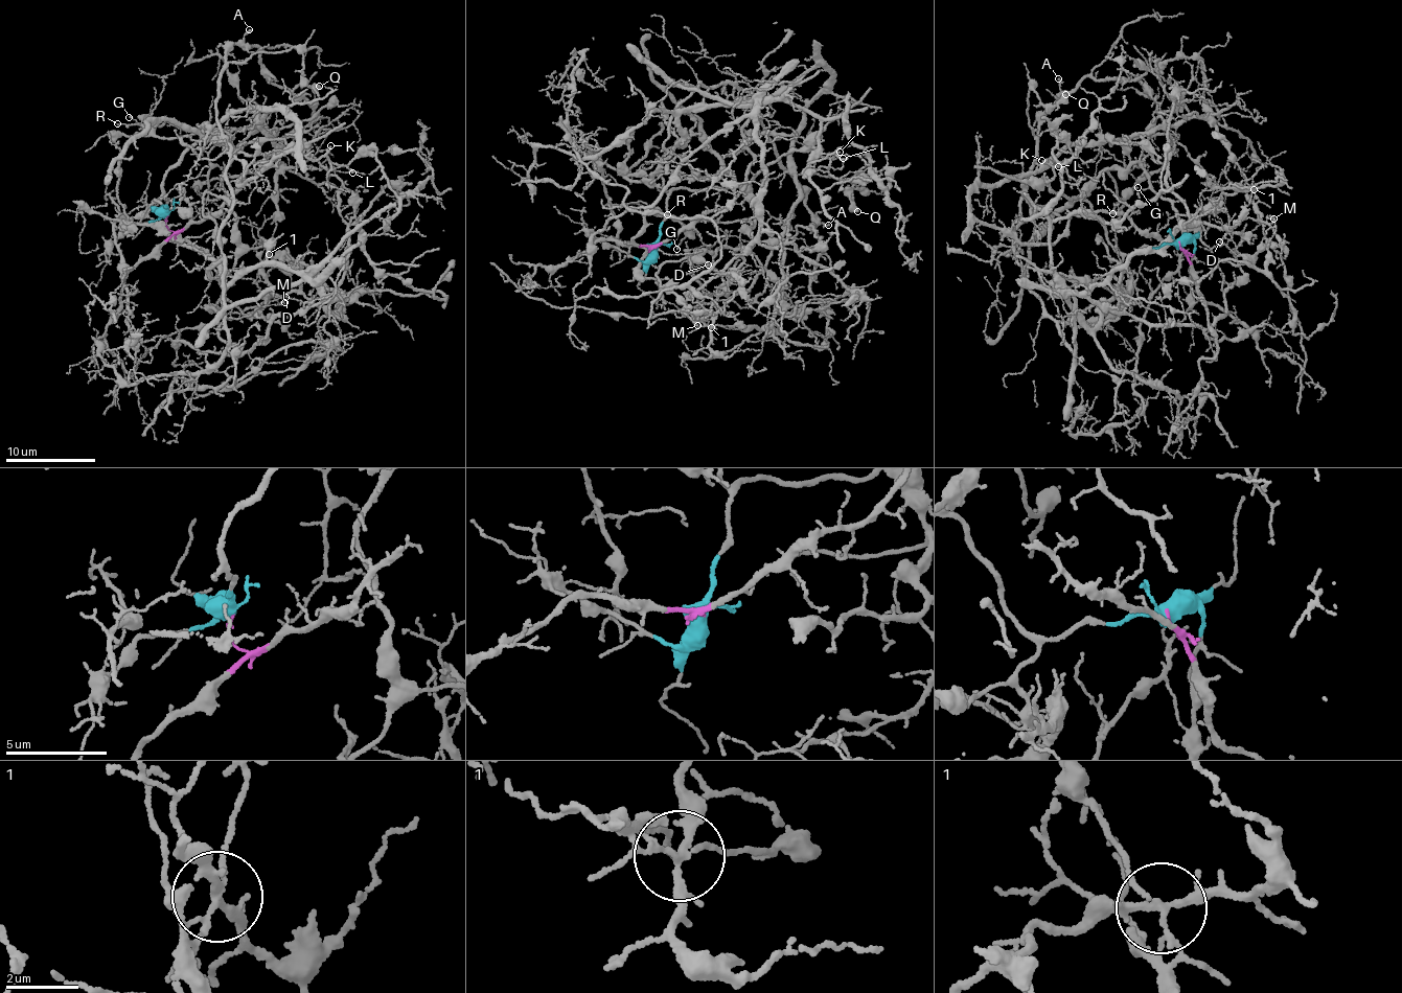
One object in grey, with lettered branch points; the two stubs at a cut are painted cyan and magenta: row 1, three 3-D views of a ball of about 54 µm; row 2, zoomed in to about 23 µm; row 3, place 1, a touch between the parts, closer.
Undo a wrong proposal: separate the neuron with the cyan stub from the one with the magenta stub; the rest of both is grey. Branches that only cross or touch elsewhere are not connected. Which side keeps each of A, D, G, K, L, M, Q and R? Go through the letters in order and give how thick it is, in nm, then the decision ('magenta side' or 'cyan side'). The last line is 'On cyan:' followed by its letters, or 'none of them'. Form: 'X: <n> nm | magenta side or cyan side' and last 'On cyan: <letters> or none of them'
A: 180 nm | cyan side
D: 90 nm | cyan side
G: 120 nm | cyan side
K: 120 nm | cyan side
L: 110 nm | cyan side
M: 130 nm | cyan side
Q: 600 nm | cyan side
R: 110 nm | cyan side
On cyan: A, D, G, K, L, M, Q, R

